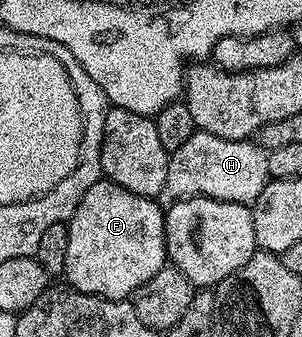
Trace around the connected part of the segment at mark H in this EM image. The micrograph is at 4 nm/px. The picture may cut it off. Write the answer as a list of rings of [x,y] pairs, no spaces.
[[[197,130],[192,133],[190,138],[186,138],[186,142],[182,142],[182,146],[178,146],[176,152],[169,155],[164,187],[167,195],[170,194],[169,197],[172,198],[205,196],[222,202],[238,202],[251,206],[256,203],[258,194],[262,194],[262,190],[268,185],[269,179],[268,153],[258,147],[251,139],[227,140]]]

